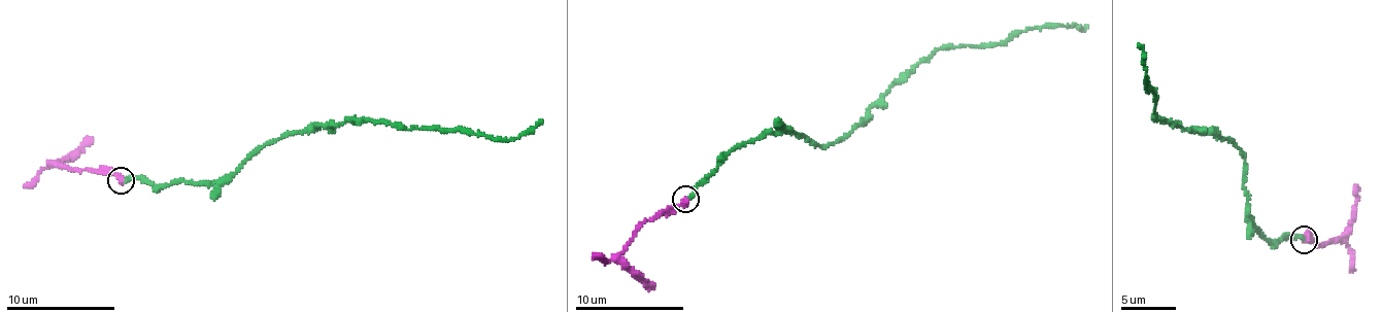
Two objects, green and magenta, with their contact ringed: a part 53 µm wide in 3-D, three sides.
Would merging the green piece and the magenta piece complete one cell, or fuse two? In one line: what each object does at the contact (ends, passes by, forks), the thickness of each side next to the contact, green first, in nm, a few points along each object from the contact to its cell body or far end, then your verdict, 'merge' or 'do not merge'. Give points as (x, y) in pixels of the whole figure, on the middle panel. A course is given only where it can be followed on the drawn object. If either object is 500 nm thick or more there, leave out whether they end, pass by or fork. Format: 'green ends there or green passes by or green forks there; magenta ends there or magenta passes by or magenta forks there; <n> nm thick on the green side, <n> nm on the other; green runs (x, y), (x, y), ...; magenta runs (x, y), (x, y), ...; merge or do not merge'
green ends there; magenta ends there; 200 nm thick on the green side, 420 nm on the other; green runs (684, 199), (732, 150), (768, 134), (833, 144), (938, 48), (1003, 44), (1029, 28), (1087, 27); magenta runs (684, 199), (678, 207), (668, 206), (645, 222), (624, 253), (633, 272), (654, 286); do not merge

